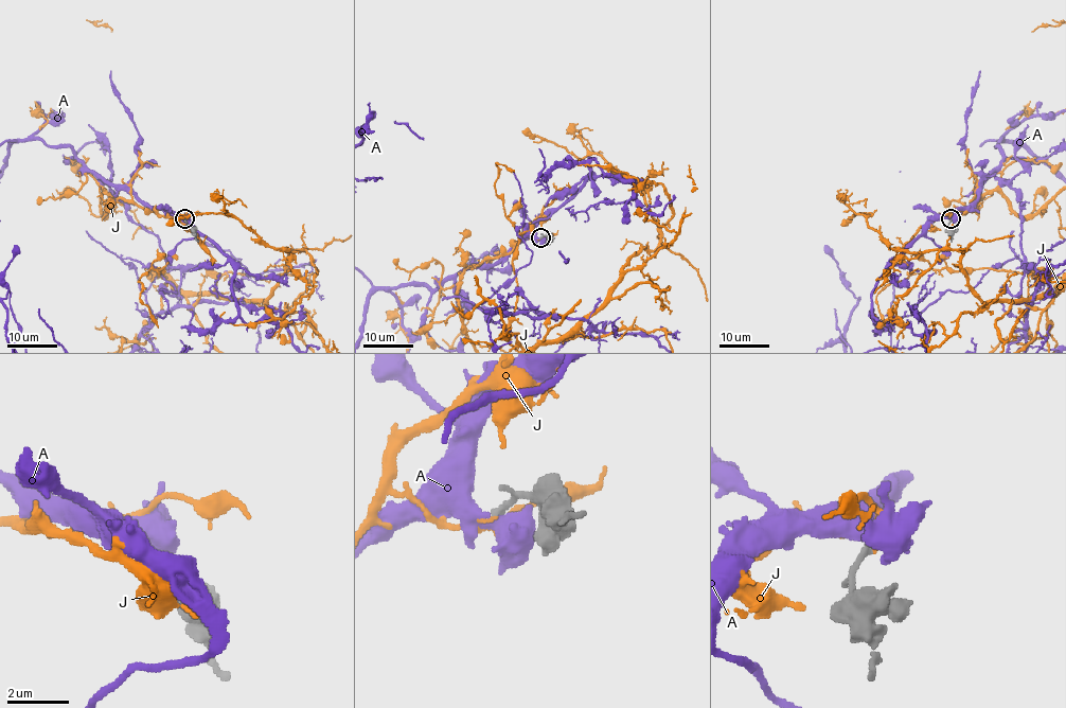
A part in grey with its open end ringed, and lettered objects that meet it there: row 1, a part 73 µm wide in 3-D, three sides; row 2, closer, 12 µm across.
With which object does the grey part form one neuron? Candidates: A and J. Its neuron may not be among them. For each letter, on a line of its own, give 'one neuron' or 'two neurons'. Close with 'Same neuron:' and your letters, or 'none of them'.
A: two neurons
J: two neurons
Same neuron: none of them

